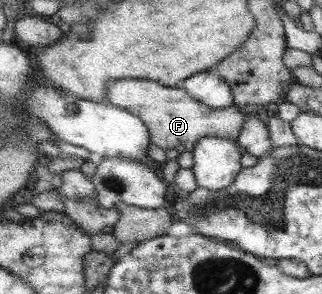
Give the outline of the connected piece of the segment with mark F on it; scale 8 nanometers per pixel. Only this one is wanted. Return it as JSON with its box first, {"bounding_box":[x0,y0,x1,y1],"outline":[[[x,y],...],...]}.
{"bounding_box":[107,78,248,153],"outline":[[[125,78],[107,82],[107,102],[141,118],[149,127],[151,143],[163,150],[174,148],[179,153],[193,152],[197,142],[207,136],[237,141],[248,118],[247,114],[239,111],[237,105],[227,109],[210,108],[187,93],[181,85],[171,88],[151,80]]]}

